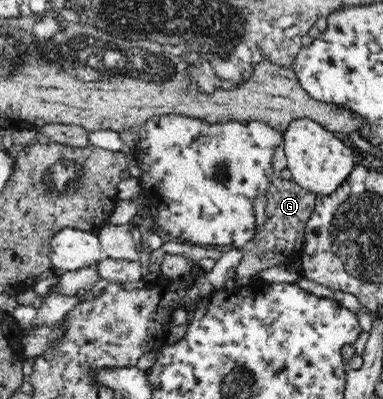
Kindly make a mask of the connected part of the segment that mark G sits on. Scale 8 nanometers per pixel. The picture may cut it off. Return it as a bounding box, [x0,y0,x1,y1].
[234,176,319,280]

